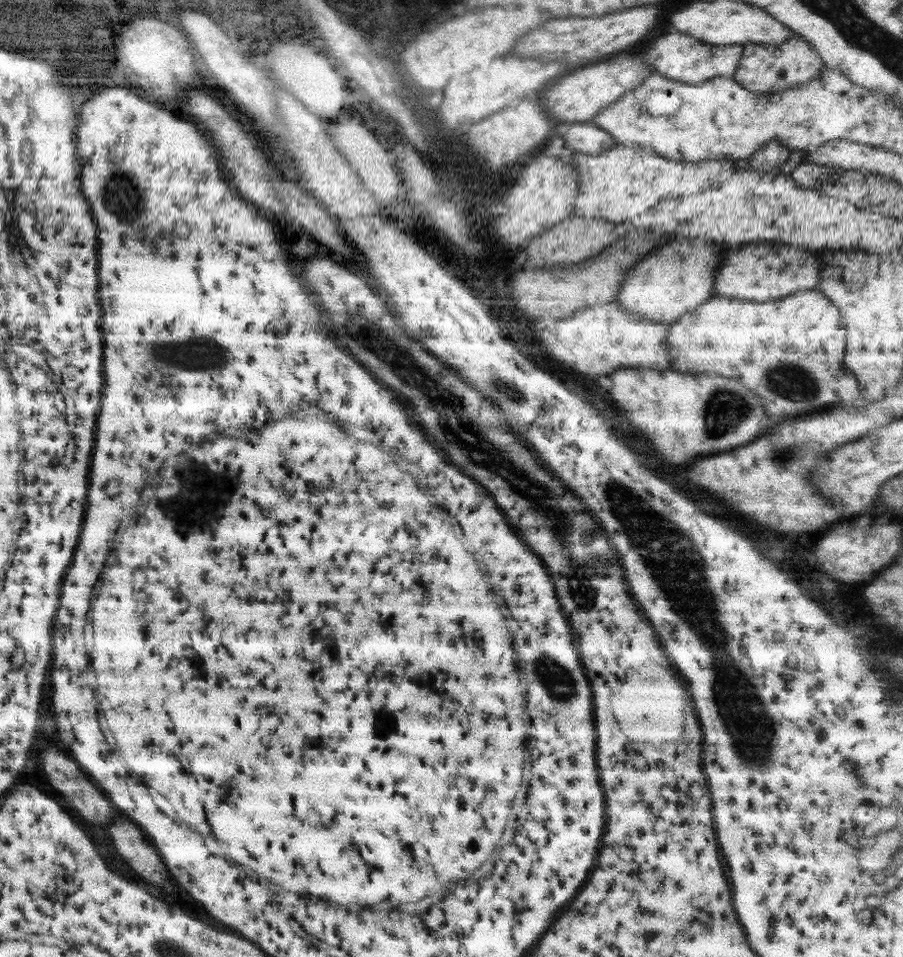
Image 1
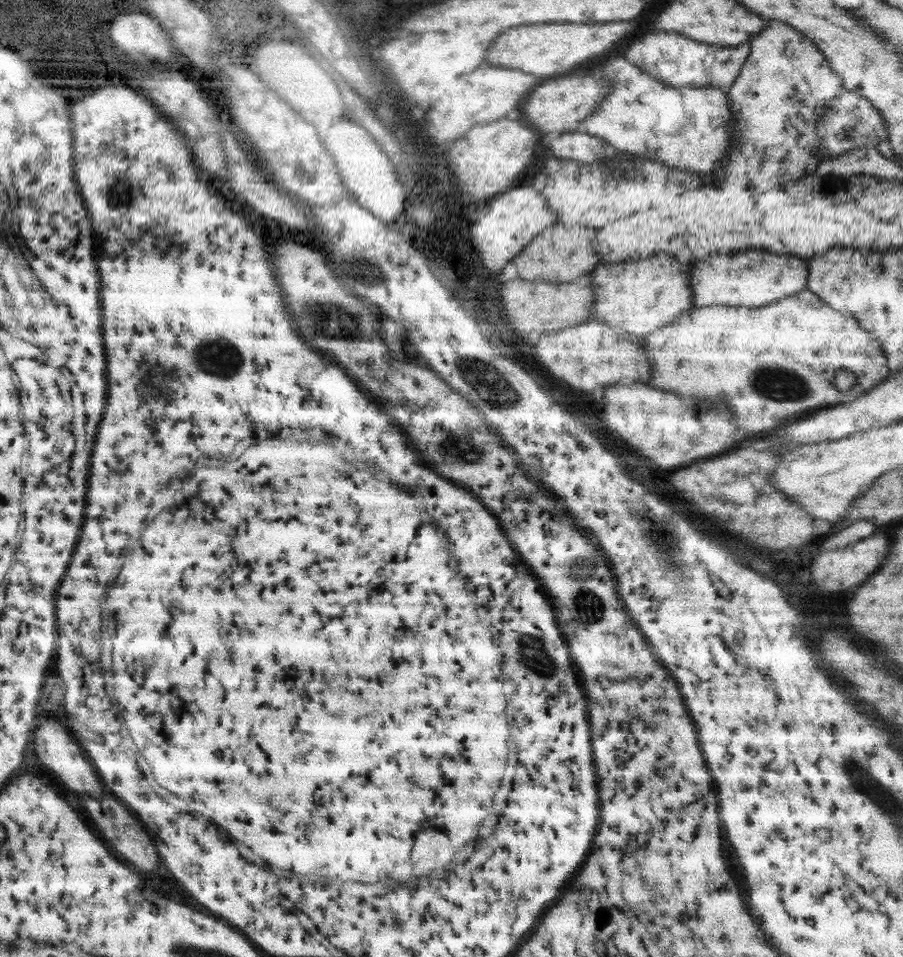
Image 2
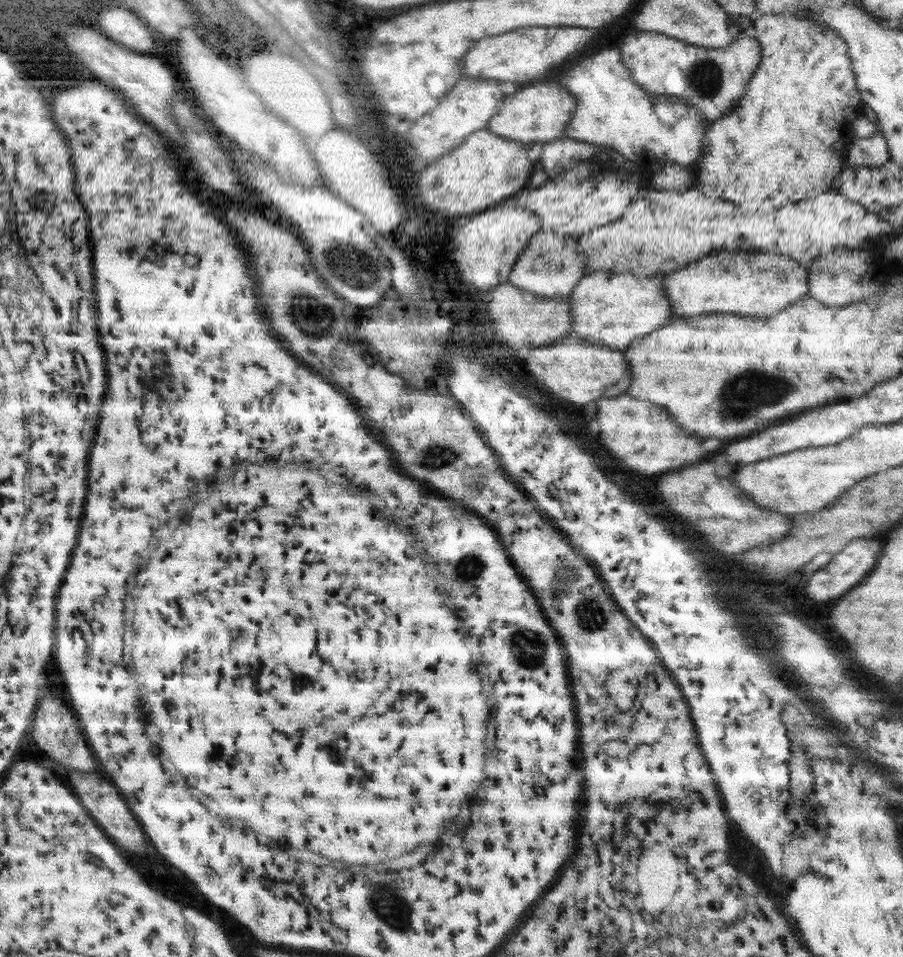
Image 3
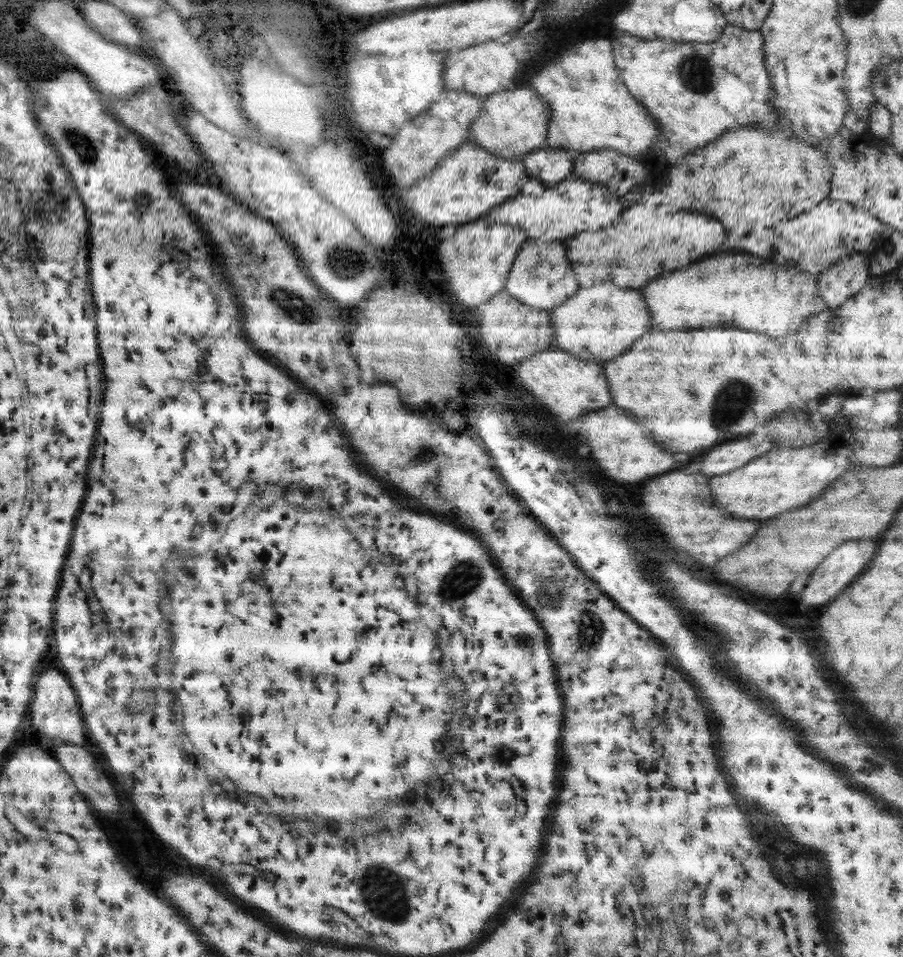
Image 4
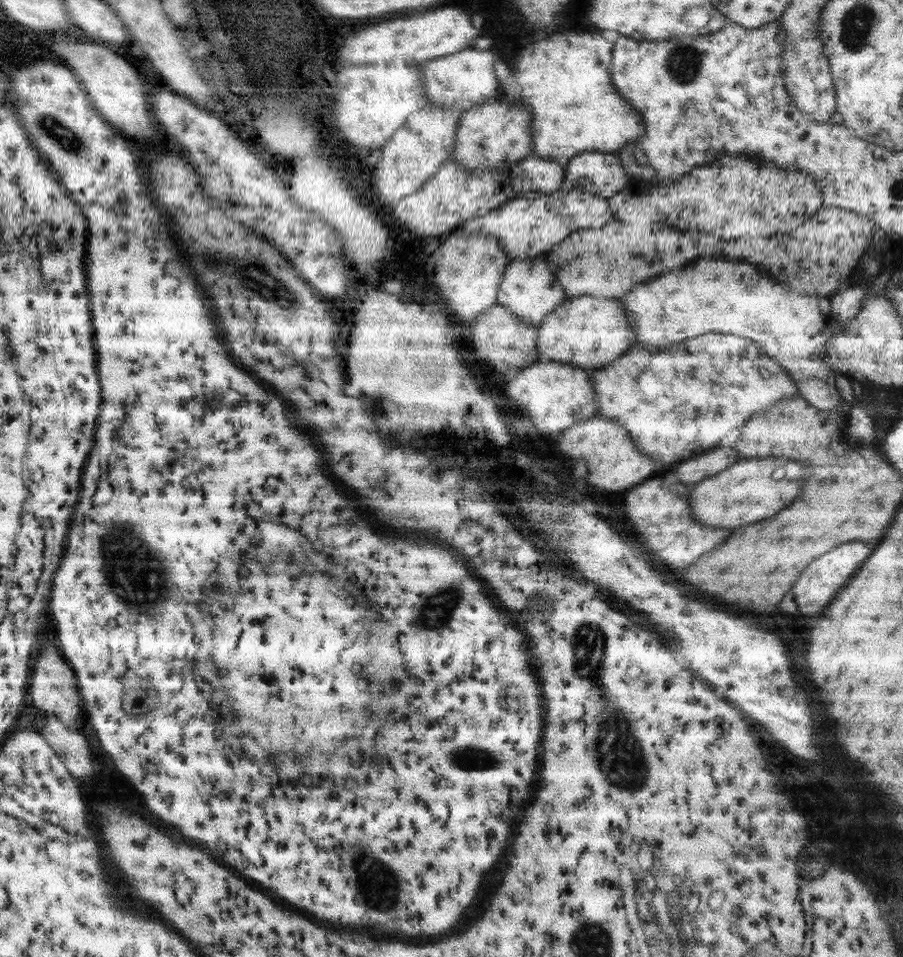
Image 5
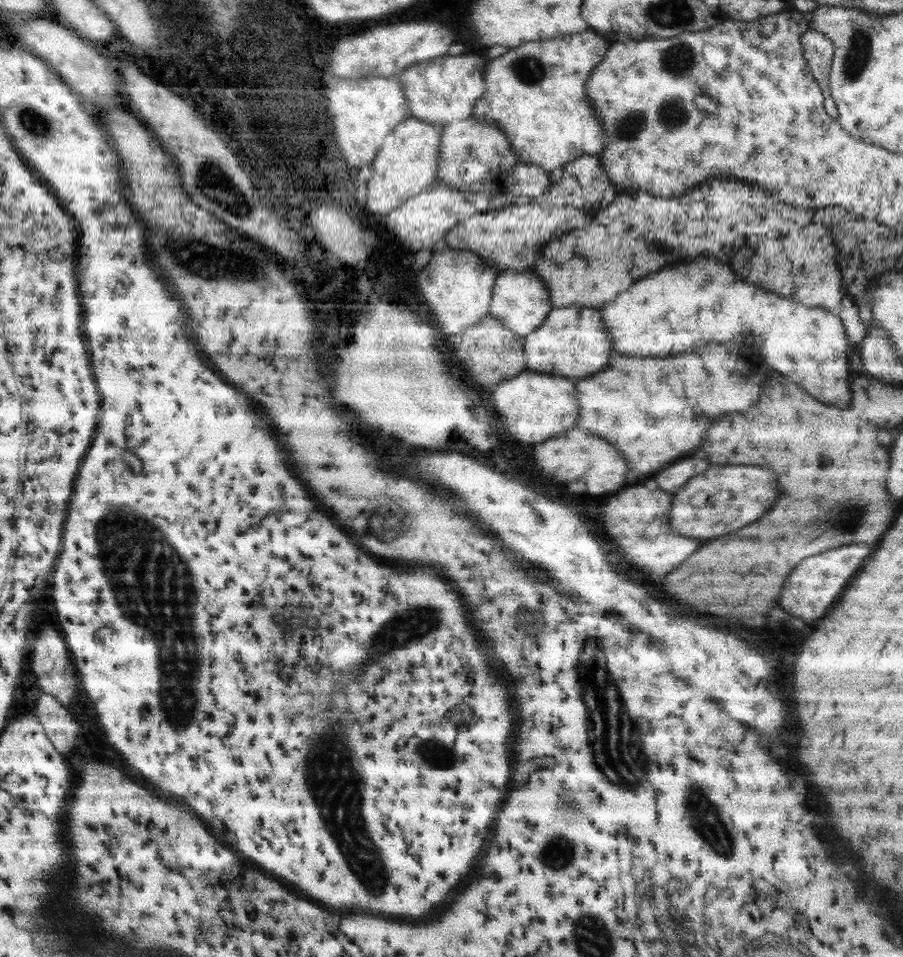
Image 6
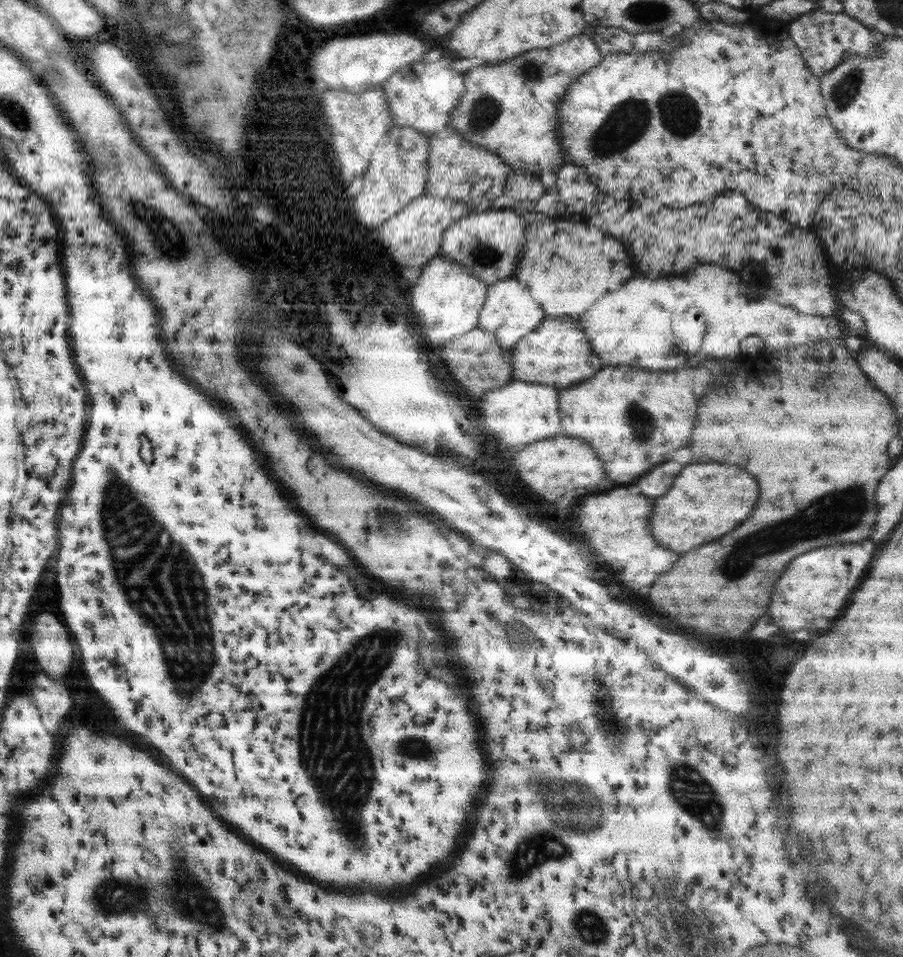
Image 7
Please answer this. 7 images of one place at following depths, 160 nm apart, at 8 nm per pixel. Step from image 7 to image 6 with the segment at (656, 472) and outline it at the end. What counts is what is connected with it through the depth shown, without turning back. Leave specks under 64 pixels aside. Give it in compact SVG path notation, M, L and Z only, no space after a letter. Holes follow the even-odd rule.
M683 458L671 463L671 466L662 468L657 474L653 474L651 478L655 478L657 488L673 494L677 488L681 488L692 476L707 470L707 467L707 462L703 458L701 460L693 458L693 462L691 462L691 458Z

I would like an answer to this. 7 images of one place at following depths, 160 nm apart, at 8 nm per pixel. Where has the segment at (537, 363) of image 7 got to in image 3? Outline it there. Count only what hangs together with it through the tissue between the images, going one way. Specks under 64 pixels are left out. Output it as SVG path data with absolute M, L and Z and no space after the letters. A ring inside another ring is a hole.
M585 272L567 297L572 308L571 333L584 343L602 344L609 350L623 352L632 340L657 330L667 320L673 320L672 308L661 282L662 276Z

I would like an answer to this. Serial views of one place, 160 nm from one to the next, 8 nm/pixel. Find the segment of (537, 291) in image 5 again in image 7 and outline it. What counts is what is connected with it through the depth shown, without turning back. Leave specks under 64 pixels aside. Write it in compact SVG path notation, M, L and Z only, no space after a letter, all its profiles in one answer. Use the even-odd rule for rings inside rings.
M514 276L486 285L484 303L478 314L477 328L483 328L485 332L493 332L495 338L499 340L499 346L503 348L513 346L521 336L533 332L535 326L545 316L543 309L531 298L529 289Z

